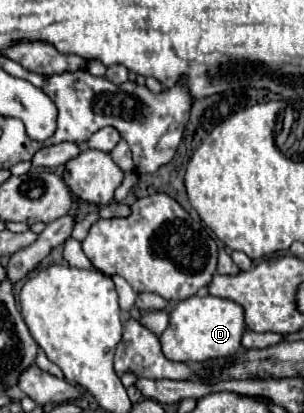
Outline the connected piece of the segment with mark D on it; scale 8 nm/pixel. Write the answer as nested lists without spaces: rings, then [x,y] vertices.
[[[193,295],[175,305],[175,309],[169,315],[169,325],[159,339],[163,355],[169,361],[195,365],[235,355],[241,349],[243,331],[245,331],[243,309],[235,301],[211,295]]]

